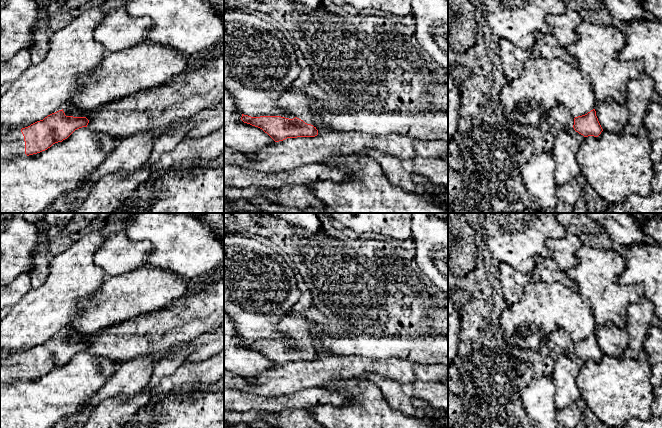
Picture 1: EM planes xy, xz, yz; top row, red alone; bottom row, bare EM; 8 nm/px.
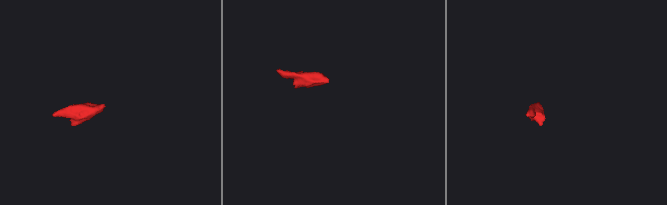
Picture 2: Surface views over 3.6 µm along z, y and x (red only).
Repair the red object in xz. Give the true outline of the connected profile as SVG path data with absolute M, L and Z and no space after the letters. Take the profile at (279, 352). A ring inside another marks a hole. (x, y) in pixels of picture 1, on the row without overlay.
M291 313L280 320L278 331L296 341L293 343L281 340L251 341L242 338L241 344L262 353L275 366L287 362L315 361L318 359L315 350L320 347L318 337L318 333L322 332L320 324L297 313Z

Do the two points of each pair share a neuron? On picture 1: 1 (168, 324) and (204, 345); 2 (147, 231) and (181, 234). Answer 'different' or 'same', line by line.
1: different
2: same

